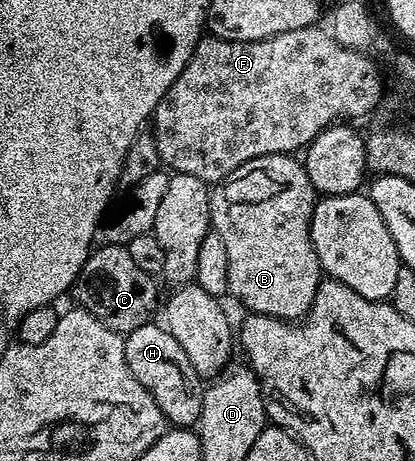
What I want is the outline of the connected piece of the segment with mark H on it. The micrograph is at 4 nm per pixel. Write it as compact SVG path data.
M150 322L131 330L125 336L125 357L131 374L135 374L151 398L155 398L155 406L159 406L166 421L174 428L192 429L203 410L206 385L195 366L191 366L187 354L183 354L183 346L171 338L169 329Z

